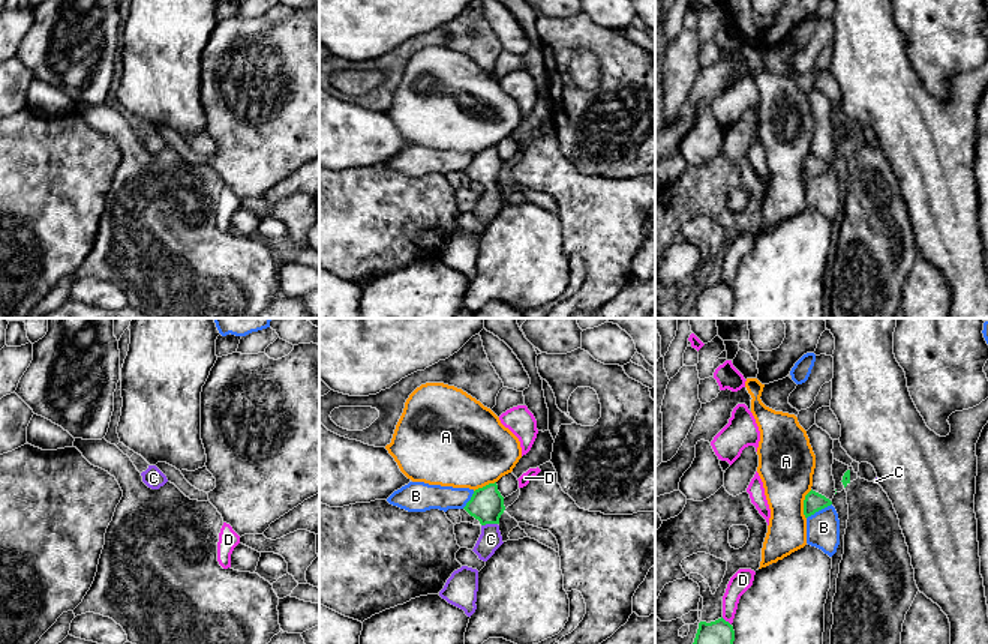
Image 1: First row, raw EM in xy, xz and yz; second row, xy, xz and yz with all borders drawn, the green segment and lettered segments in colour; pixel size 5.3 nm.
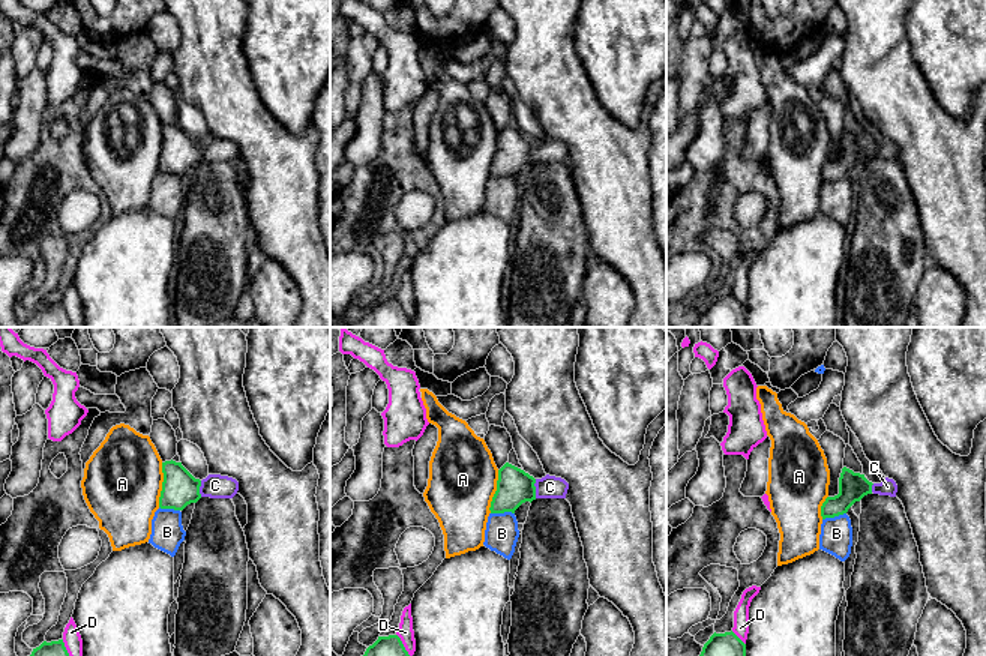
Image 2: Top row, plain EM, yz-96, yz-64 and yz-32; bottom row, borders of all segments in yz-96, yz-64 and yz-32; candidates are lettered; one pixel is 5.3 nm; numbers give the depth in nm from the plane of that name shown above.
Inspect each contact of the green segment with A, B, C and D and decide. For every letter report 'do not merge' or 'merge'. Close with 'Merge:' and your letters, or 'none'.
A: do not merge
B: do not merge
C: merge
D: do not merge
Merge: C

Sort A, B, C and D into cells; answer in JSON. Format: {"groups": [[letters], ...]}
{"groups": [["A"], ["B"], ["C"], ["D"]]}

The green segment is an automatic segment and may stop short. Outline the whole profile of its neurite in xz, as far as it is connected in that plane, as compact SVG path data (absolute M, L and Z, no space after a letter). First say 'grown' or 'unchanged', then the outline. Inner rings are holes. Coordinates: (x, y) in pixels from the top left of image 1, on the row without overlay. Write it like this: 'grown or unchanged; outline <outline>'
grown; outline M496 146L475 153L463 173L481 188L481 198L472 215L487 225L504 207L498 188L505 170Z

